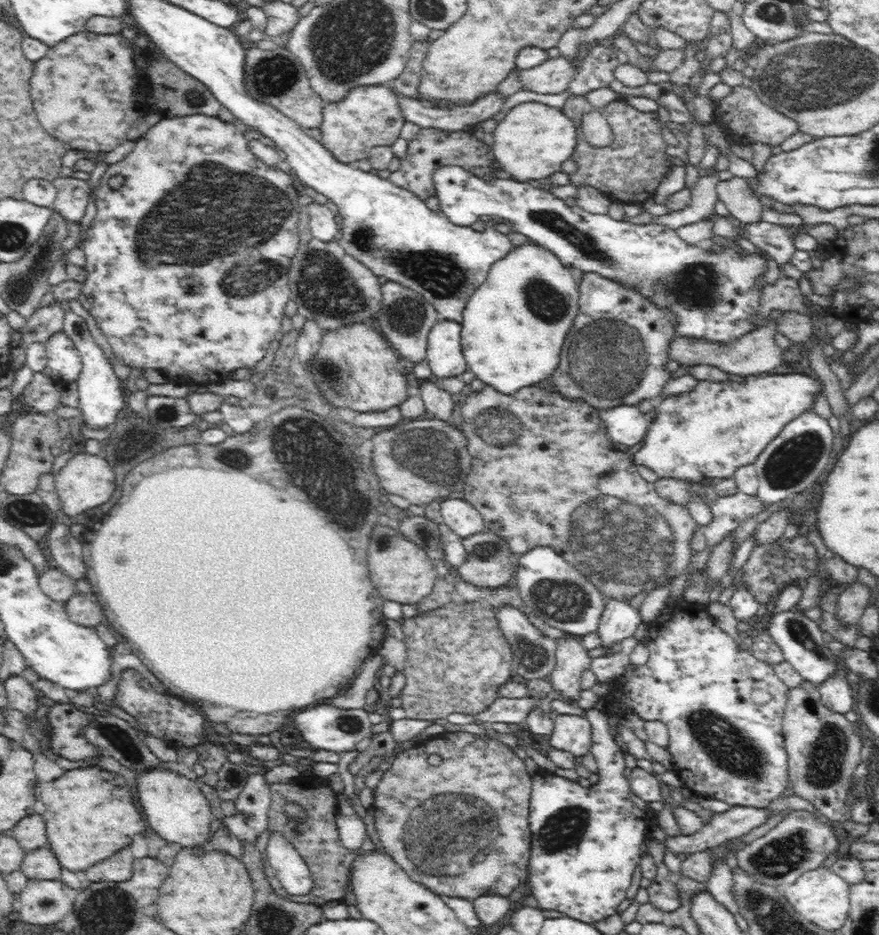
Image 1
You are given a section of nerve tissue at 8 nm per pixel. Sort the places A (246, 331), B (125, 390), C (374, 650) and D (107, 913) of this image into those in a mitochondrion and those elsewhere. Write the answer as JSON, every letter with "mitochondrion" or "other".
{"A":"other","B":"other","C":"other","D":"mitochondrion"}

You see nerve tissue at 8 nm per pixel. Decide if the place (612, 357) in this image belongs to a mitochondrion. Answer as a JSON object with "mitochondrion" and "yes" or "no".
{"mitochondrion":"yes"}

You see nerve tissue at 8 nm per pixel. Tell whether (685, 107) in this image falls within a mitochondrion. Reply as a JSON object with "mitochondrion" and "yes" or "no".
{"mitochondrion":"no"}

